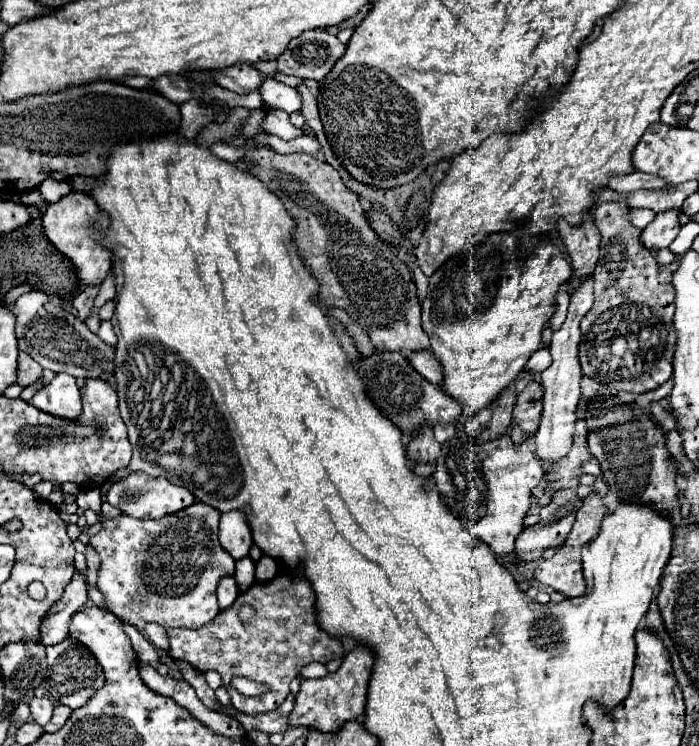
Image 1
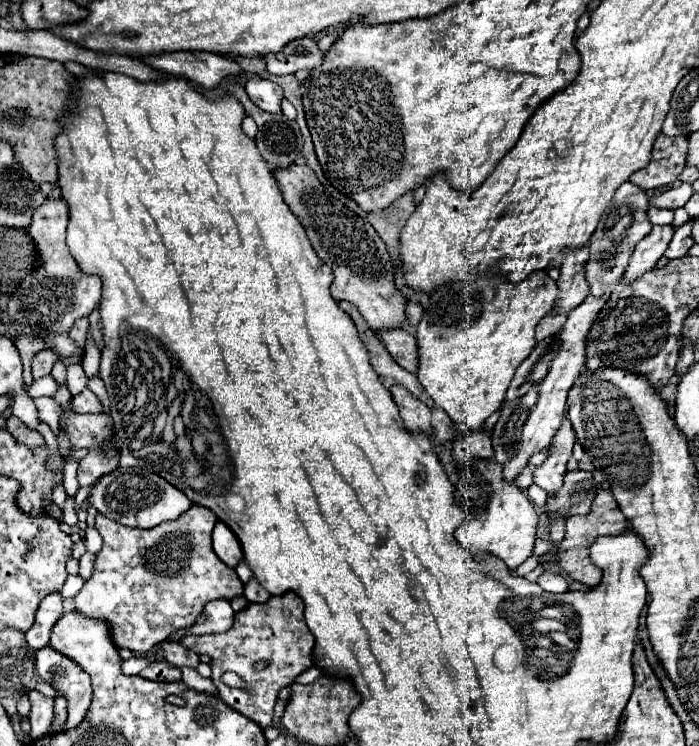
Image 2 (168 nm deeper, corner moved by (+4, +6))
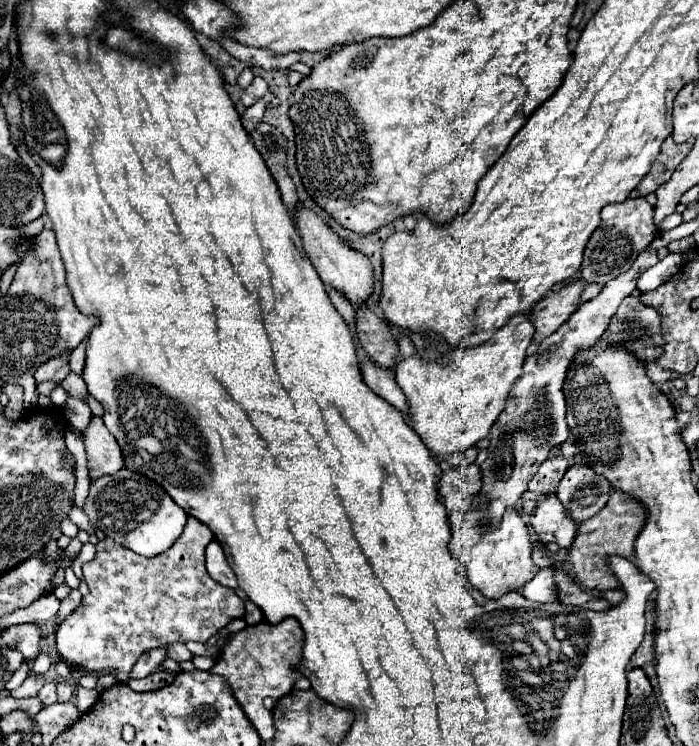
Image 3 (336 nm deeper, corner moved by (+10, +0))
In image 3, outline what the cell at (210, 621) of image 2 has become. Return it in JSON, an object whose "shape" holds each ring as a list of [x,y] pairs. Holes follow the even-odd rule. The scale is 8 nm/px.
{"shape":[[[160,647],[160,649],[150,649],[148,653],[144,653],[144,657],[140,657],[140,661],[136,661],[136,665],[132,667],[130,677],[142,679],[142,677],[154,673],[160,667],[160,663],[166,659],[166,649],[168,647]]]}

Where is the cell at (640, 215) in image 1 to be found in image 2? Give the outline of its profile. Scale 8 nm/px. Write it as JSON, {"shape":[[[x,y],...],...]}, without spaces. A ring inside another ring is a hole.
{"shape":[[[650,207],[648,215],[650,215],[650,221],[652,221],[654,225],[672,225],[672,221],[674,221],[674,211],[670,211],[670,209]]]}

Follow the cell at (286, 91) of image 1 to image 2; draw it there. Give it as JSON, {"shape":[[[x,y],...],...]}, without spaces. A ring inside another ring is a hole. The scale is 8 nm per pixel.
{"shape":[[[252,77],[246,83],[246,93],[254,101],[254,105],[258,105],[262,111],[268,113],[280,111],[280,101],[284,99],[284,93],[278,83],[262,77]]]}

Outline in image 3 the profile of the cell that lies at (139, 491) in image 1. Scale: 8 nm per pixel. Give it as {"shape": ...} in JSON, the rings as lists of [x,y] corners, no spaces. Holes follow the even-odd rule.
{"shape":[[[120,469],[114,475],[96,479],[82,509],[88,515],[90,523],[98,527],[106,537],[112,537],[116,543],[144,557],[164,553],[180,537],[188,519],[184,509],[178,507],[172,497],[160,489],[160,485],[128,469]]]}

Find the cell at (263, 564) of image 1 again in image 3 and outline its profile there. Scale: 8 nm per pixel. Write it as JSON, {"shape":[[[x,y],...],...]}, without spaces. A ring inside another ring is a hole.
{"shape":[[[246,599],[246,615],[244,615],[244,619],[246,619],[248,625],[256,625],[256,623],[260,623],[264,619],[264,613],[260,609],[256,609],[256,605],[250,599]]]}

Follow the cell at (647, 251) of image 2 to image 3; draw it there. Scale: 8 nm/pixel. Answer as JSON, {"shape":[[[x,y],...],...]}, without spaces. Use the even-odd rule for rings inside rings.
{"shape":[[[648,245],[648,249],[644,249],[644,253],[636,257],[636,261],[630,265],[628,271],[608,281],[598,297],[580,303],[576,313],[560,329],[556,329],[550,337],[546,337],[534,355],[526,357],[524,373],[512,385],[510,395],[506,399],[506,407],[490,429],[488,457],[480,467],[484,475],[482,493],[488,497],[488,513],[486,513],[488,523],[490,521],[500,523],[504,509],[516,505],[516,501],[526,491],[528,481],[536,473],[538,465],[548,457],[548,451],[566,441],[568,425],[564,421],[566,401],[562,385],[566,379],[568,365],[574,361],[578,351],[590,349],[600,341],[610,317],[616,313],[622,299],[632,295],[640,275],[646,269],[654,267],[658,261],[660,261],[658,251]]]}

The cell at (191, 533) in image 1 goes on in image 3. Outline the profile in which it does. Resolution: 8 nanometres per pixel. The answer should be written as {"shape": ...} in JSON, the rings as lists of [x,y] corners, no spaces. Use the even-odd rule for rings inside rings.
{"shape":[[[188,517],[184,533],[164,553],[156,557],[140,557],[138,553],[116,545],[110,537],[96,543],[96,557],[82,565],[84,579],[88,583],[88,595],[84,595],[80,607],[72,611],[56,631],[56,649],[62,661],[78,665],[86,671],[114,671],[120,683],[128,681],[128,673],[138,657],[154,647],[188,641],[208,641],[230,619],[244,617],[244,601],[228,587],[216,583],[204,563],[204,549],[214,539],[214,533],[194,517]]]}

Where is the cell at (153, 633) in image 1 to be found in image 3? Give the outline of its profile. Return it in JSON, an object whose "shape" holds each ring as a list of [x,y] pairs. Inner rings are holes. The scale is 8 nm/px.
{"shape":[[[174,643],[168,647],[168,657],[174,661],[190,661],[194,655],[188,651],[188,647],[184,643]]]}

